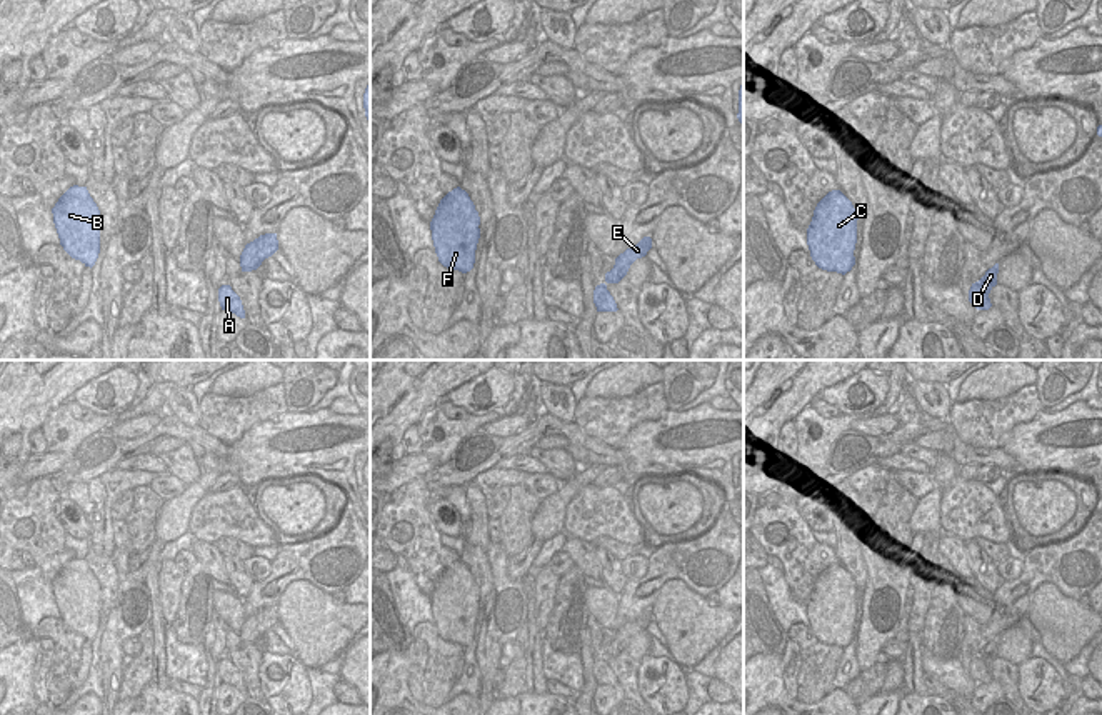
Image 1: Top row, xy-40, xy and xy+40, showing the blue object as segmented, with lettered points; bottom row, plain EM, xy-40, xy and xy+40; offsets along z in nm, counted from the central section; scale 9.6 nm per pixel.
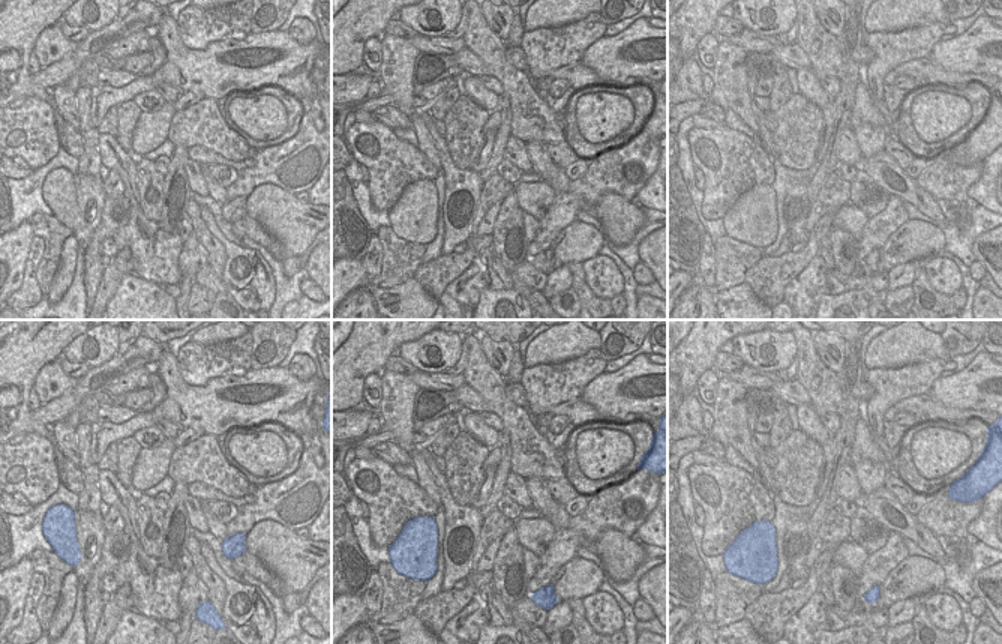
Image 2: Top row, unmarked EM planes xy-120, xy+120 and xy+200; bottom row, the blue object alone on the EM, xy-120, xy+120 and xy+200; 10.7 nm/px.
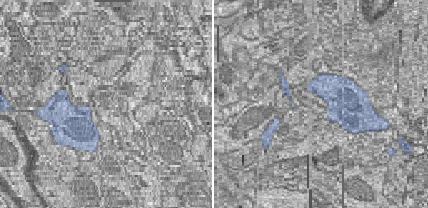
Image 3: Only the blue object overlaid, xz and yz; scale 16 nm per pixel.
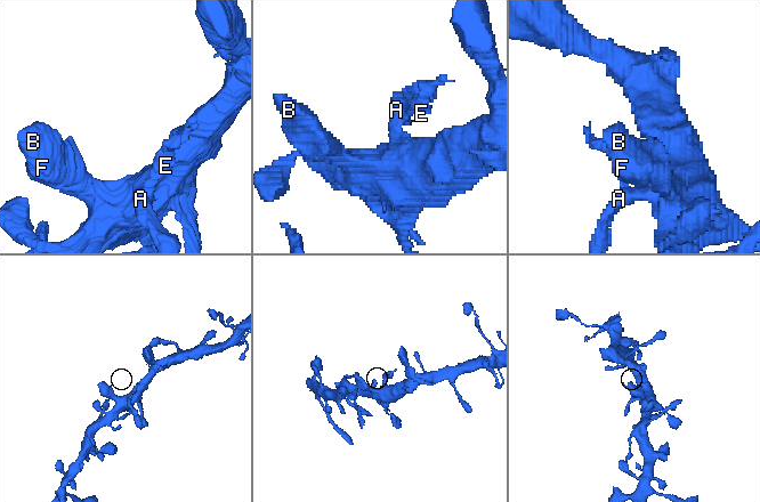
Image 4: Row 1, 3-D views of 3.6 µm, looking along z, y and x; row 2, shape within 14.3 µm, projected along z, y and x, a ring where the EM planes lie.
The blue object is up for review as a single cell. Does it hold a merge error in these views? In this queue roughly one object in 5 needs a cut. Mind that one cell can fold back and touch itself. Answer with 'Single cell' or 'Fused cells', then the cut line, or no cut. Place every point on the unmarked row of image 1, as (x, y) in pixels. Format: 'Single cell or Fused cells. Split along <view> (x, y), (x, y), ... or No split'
Single cell. No split.

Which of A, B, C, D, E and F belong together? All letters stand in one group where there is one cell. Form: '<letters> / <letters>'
A B C D E F

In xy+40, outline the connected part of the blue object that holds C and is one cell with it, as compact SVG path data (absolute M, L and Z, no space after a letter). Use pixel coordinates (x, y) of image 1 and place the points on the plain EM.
M829 565L815 580L807 618L815 638L845 648L855 638L857 585L840 565Z

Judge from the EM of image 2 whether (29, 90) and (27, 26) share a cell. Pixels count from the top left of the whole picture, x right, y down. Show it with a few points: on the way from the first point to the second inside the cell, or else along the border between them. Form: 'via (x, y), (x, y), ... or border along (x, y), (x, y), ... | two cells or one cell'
via (24, 74), (24, 42) | one cell

